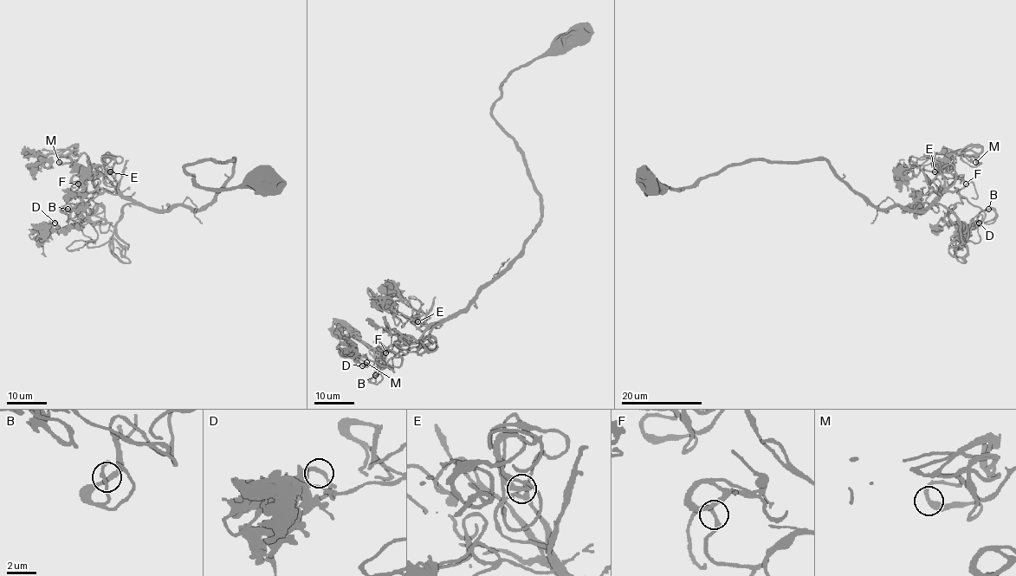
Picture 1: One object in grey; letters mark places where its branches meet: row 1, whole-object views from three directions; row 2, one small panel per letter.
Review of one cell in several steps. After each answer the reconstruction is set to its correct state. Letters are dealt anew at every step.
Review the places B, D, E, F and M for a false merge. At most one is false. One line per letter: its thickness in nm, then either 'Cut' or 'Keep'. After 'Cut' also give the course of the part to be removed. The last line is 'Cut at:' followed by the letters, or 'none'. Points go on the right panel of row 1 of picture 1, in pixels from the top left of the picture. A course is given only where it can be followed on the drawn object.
B: Thickness 240 nm. Keep
D: Thickness 260 nm. Keep
E: Thickness 260 nm. Keep
F: Thickness 240 nm. Keep
M: Thickness 300 nm. Keep
Cut at: none

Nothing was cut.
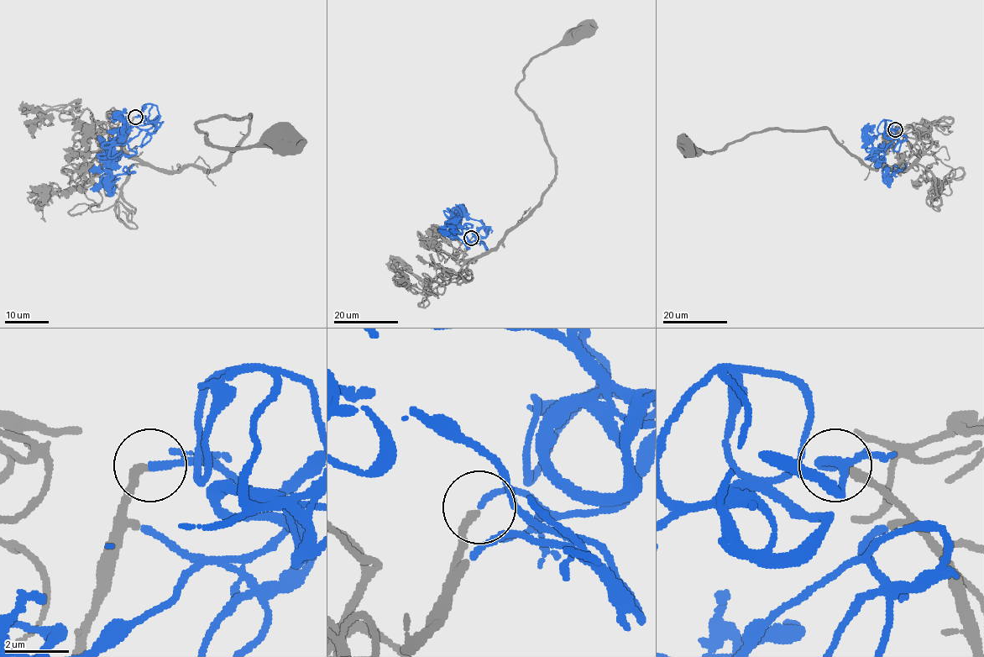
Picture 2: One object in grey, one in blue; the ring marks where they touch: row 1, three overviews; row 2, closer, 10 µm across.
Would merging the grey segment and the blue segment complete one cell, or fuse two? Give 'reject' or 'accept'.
accept

